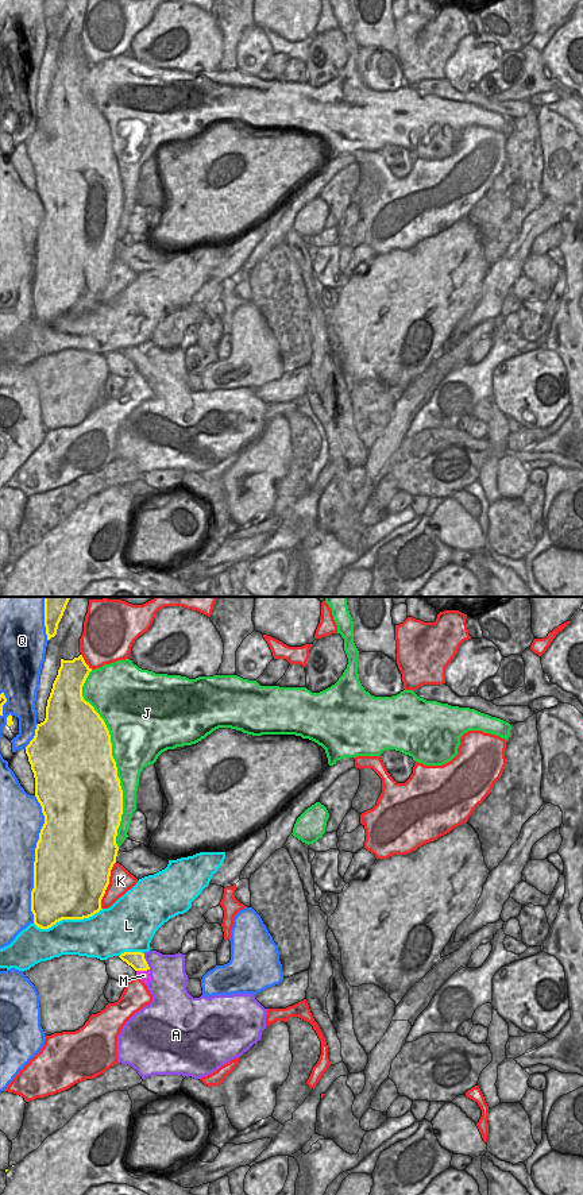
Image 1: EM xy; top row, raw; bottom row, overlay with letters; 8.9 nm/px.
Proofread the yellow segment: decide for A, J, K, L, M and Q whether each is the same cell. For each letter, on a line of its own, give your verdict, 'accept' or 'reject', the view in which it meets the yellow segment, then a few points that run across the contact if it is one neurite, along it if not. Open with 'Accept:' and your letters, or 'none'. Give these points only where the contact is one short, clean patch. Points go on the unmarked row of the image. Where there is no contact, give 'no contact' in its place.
Accept: none
A: reject; contact in xy; line xy (143, 349), (150, 363)
J: reject; contact in xy
K: reject; contact in xy
L: reject; contact in xy
M: reject; contact in xy; line xy (149, 363), (136, 366)
Q: reject; contact in xy

